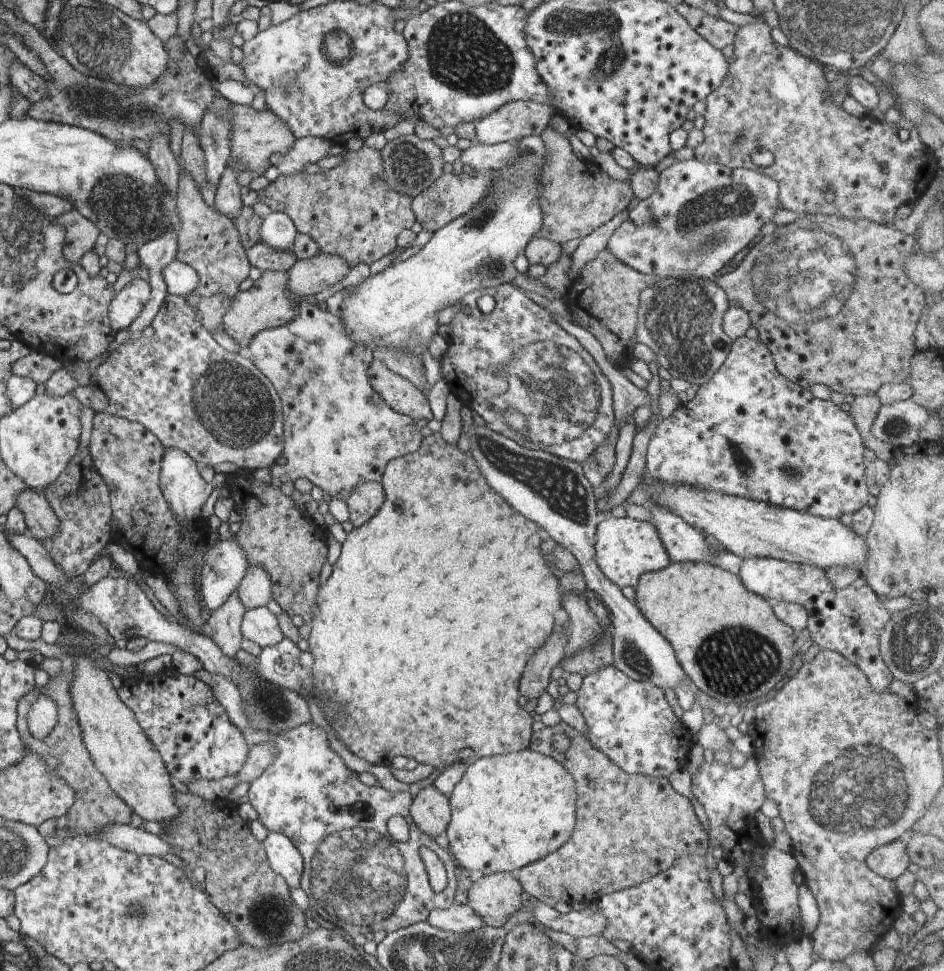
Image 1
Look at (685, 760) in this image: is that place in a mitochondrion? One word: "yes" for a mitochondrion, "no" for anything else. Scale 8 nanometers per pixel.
no

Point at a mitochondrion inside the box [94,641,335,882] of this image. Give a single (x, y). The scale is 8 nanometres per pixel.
(269, 707)

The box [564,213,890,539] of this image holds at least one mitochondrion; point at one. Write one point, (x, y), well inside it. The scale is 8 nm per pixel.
(815, 275)

